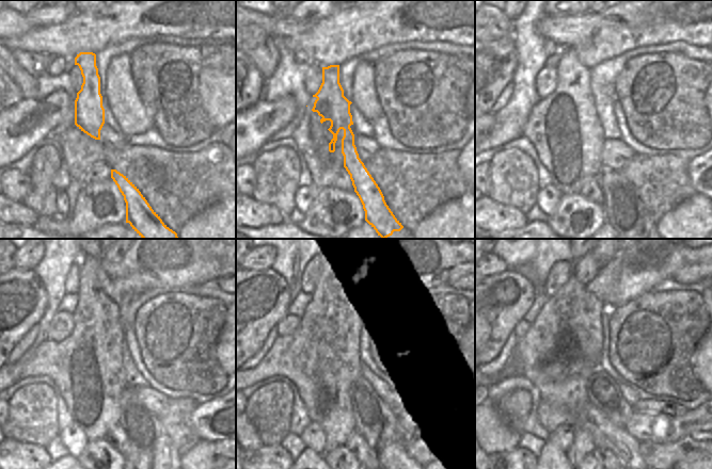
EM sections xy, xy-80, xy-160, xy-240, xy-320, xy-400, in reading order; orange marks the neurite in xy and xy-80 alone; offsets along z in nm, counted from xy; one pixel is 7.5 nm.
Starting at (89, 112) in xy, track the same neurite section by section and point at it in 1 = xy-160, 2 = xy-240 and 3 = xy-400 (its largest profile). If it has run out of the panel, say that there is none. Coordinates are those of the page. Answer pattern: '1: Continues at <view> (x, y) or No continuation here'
1: Continues at xy-160 (572, 96)
2: Continues at xy-240 (90, 326)
3: Continues at xy-400 (568, 323)

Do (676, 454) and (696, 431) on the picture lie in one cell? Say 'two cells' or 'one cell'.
two cells

